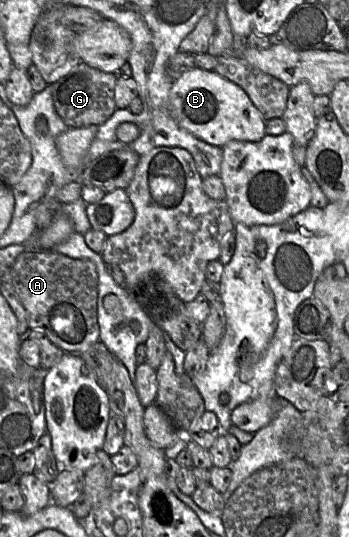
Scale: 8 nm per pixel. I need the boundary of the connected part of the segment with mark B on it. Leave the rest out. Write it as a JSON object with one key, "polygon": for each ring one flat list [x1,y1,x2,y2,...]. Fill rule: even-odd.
{"polygon":[[195,67,173,82,169,104,178,124,200,140,223,147,232,140,259,142,266,134,266,121,237,84,217,74]]}

